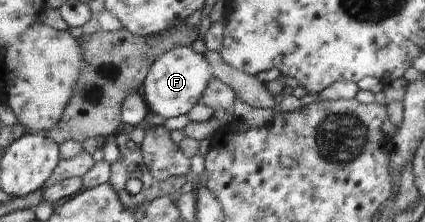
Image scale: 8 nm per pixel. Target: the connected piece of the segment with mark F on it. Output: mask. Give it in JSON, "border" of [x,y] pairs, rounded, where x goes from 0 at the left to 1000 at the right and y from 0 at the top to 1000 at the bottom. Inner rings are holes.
{"border":[[[412,207],[362,275],[327,419],[348,473],[353,514],[376,514],[391,536],[421,527],[440,518],[468,459],[499,347],[494,284],[475,239],[456,230],[452,212]]]}

